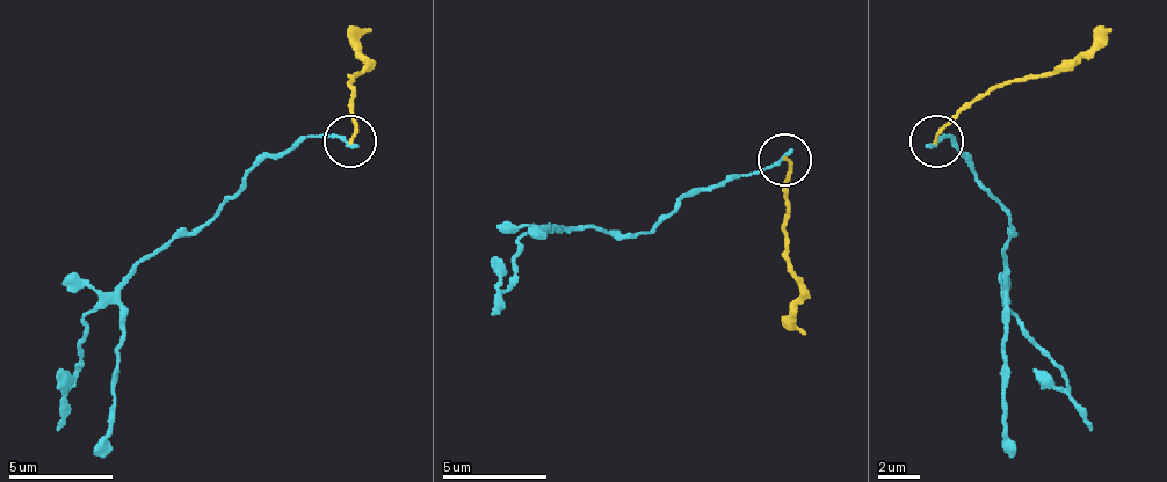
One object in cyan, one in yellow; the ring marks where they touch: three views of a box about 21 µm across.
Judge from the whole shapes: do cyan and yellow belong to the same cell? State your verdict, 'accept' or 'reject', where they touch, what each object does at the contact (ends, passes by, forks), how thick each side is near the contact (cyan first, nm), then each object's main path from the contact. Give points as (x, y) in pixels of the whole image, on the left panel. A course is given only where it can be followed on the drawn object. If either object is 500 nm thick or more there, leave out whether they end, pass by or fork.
reject | (349, 141) | cyan ends | yellow ends | 220/160 nm | cyan via (352, 143), (299, 137), (256, 163), (215, 216), (158, 247), (85, 320), (58, 430) | yellow via (352, 143), (352, 85), (372, 28)

